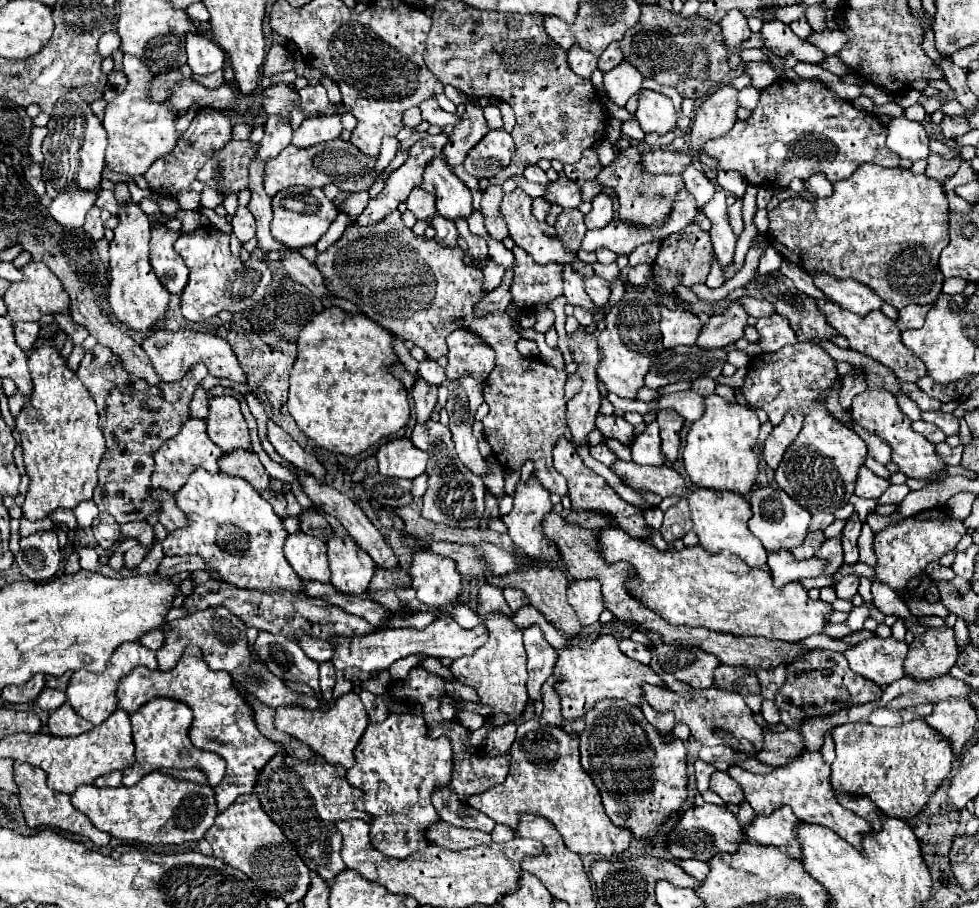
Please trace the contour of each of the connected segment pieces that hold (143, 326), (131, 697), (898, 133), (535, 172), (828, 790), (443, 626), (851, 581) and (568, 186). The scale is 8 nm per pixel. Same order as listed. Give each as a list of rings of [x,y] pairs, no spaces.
[[[126,200],[126,204],[118,210],[116,218],[120,220],[120,224],[114,228],[114,238],[110,242],[110,278],[112,280],[110,280],[108,300],[116,318],[124,322],[130,330],[136,330],[142,338],[146,338],[150,336],[148,328],[152,328],[154,322],[164,316],[170,292],[162,288],[162,282],[156,278],[148,262],[150,218],[132,200]]]
[[[188,646],[172,670],[148,670],[148,668],[134,668],[128,676],[118,682],[118,708],[126,710],[128,714],[136,712],[142,704],[152,698],[168,696],[188,704],[194,712],[190,724],[190,742],[202,750],[212,750],[226,760],[226,776],[214,788],[218,812],[224,812],[238,796],[250,794],[254,780],[260,768],[270,760],[270,756],[284,752],[284,748],[276,742],[268,742],[254,724],[250,706],[234,692],[232,676],[228,672],[214,672],[202,660],[202,652],[198,646]]]
[[[900,116],[900,118],[892,118],[886,128],[888,128],[886,144],[900,158],[908,158],[912,162],[920,158],[928,158],[930,154],[928,134],[922,124],[908,120],[906,116]]]
[[[534,164],[534,166],[528,166],[528,168],[524,170],[524,178],[526,178],[526,180],[532,180],[532,182],[538,182],[538,184],[546,184],[546,182],[548,182],[544,170],[538,168],[536,164]]]
[[[810,750],[800,752],[796,758],[788,760],[786,764],[776,766],[770,774],[754,774],[740,766],[730,766],[728,774],[742,786],[744,798],[750,802],[750,806],[756,812],[770,814],[774,808],[788,804],[800,820],[822,824],[822,826],[834,830],[840,838],[844,838],[846,842],[850,842],[856,848],[860,848],[862,834],[872,830],[864,818],[856,816],[854,812],[846,810],[844,806],[840,806],[836,802],[834,790],[830,784],[830,766],[822,760],[822,756],[818,756],[818,752],[810,752]]]
[[[450,614],[440,616],[434,620],[430,626],[424,630],[414,630],[414,628],[396,628],[396,630],[380,630],[372,632],[360,638],[332,638],[330,642],[334,644],[334,656],[332,664],[336,670],[346,670],[346,668],[360,668],[364,672],[372,670],[388,670],[392,662],[410,656],[410,654],[424,654],[424,656],[434,656],[434,658],[460,658],[472,654],[476,648],[480,648],[488,640],[488,628],[484,624],[478,624],[472,630],[462,628]]]
[[[846,576],[836,584],[836,598],[852,600],[858,592],[858,576]]]
[[[564,176],[558,178],[556,182],[546,184],[544,200],[548,200],[550,204],[558,204],[562,208],[576,208],[582,202],[578,184],[574,180],[564,178]]]

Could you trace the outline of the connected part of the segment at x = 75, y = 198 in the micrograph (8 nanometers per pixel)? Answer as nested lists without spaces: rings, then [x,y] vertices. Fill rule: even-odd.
[[[64,192],[52,200],[48,212],[60,226],[76,230],[82,228],[84,216],[94,202],[96,202],[96,194],[90,196],[90,192]]]

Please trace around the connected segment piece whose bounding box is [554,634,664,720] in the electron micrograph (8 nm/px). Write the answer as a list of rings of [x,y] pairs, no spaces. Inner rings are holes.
[[[600,634],[590,644],[582,646],[568,646],[564,650],[558,650],[558,660],[554,666],[554,676],[560,676],[562,680],[554,684],[554,690],[562,698],[562,714],[566,720],[584,716],[596,700],[600,698],[624,698],[626,702],[640,706],[640,684],[660,684],[664,686],[664,680],[642,662],[636,662],[620,652],[618,642],[610,634]]]

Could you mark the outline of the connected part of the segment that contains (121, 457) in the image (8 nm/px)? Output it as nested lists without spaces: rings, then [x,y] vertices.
[[[96,344],[92,350],[86,352],[86,356],[82,358],[80,368],[78,368],[78,378],[82,380],[82,384],[90,390],[90,394],[96,400],[100,428],[106,436],[106,446],[108,446],[108,450],[102,456],[102,462],[98,466],[98,484],[96,484],[94,496],[92,496],[92,500],[96,502],[100,512],[112,514],[118,524],[132,522],[132,520],[144,520],[150,514],[154,514],[154,504],[150,504],[150,500],[146,500],[146,488],[150,488],[150,474],[154,472],[152,456],[158,450],[158,446],[162,446],[170,436],[178,434],[182,420],[186,420],[186,416],[190,416],[188,402],[190,402],[190,396],[194,394],[194,384],[198,384],[206,374],[208,374],[208,370],[204,364],[192,364],[182,380],[148,384],[144,378],[138,378],[138,376],[126,372],[122,366],[122,360],[110,348]]]

